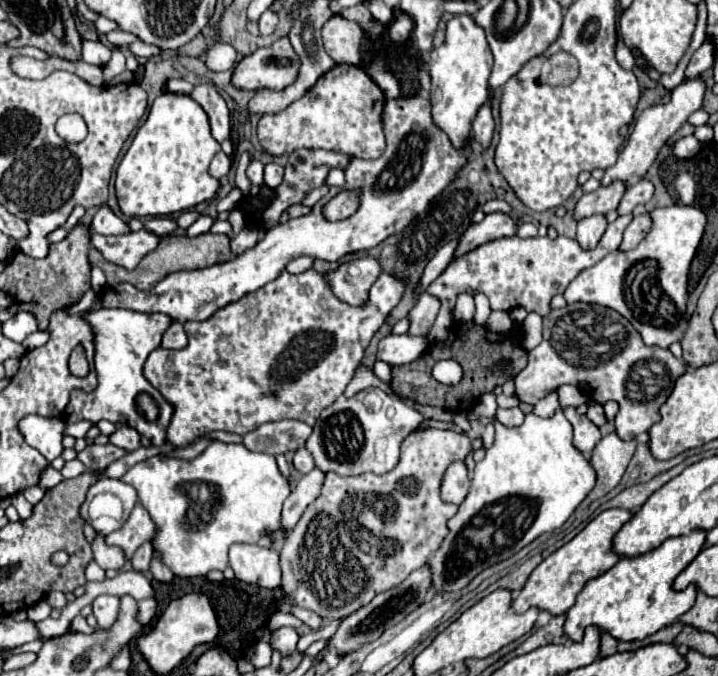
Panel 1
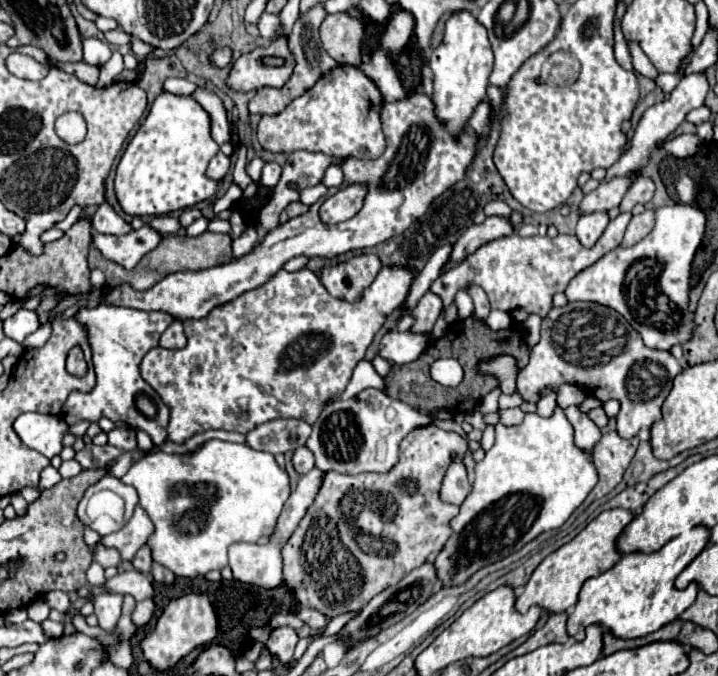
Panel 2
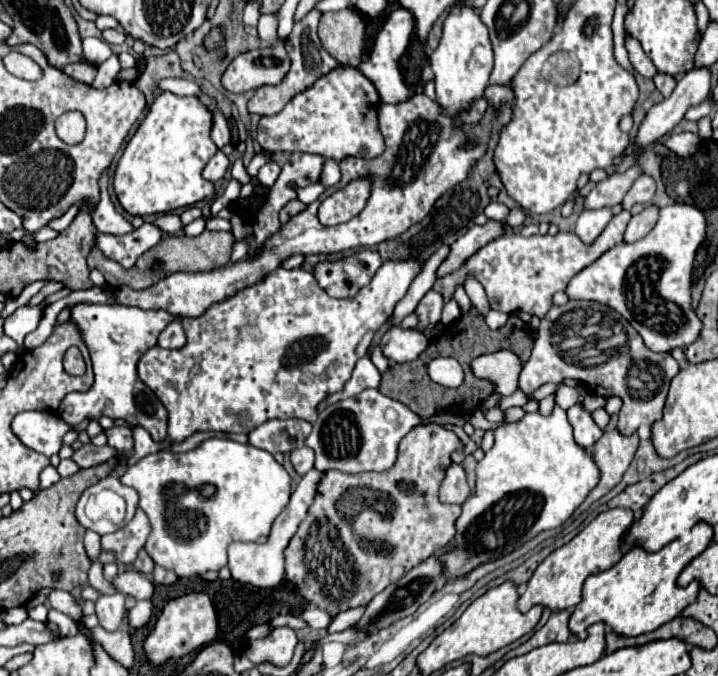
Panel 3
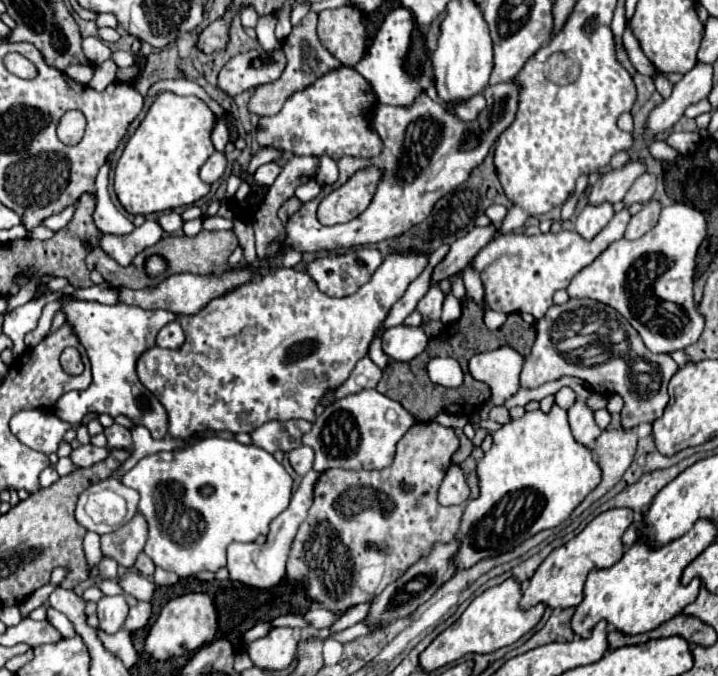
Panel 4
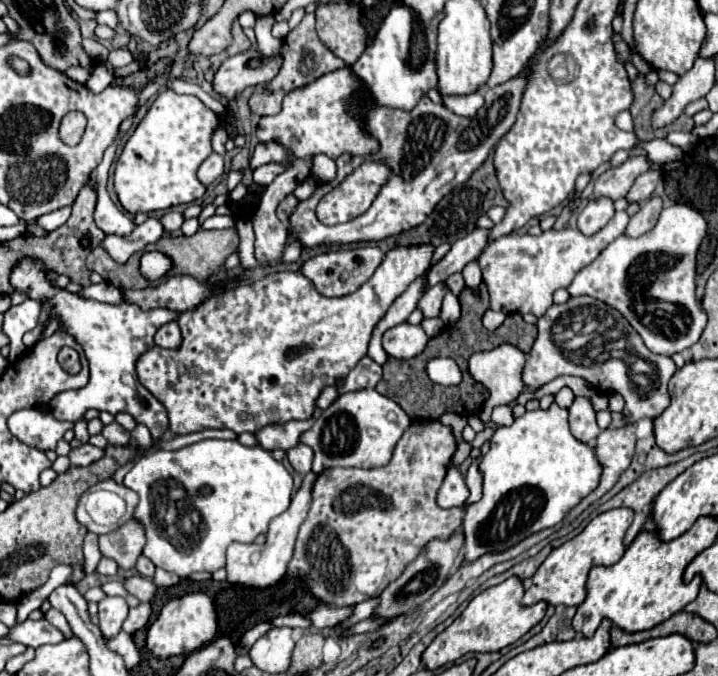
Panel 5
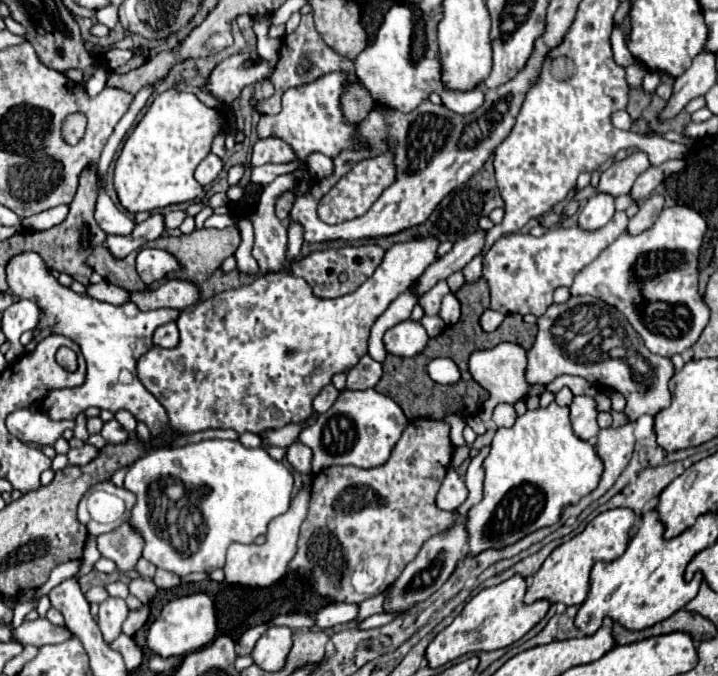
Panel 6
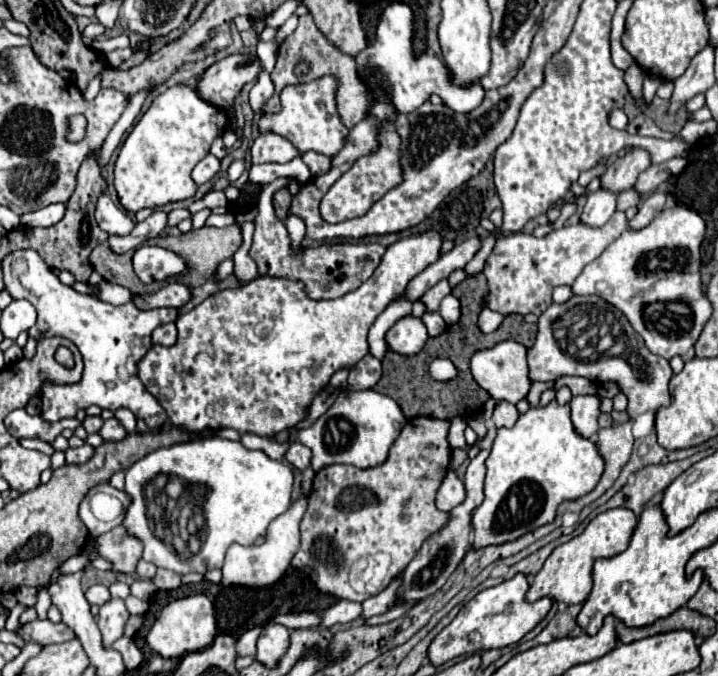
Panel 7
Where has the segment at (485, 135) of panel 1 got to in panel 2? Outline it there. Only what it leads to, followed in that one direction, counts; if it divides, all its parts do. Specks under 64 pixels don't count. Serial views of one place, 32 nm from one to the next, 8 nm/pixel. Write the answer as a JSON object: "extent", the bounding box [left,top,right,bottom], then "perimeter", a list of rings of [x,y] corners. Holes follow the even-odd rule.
{"extent":[468,100,490,134],"perimeter":[[[484,100],[476,106],[476,112],[472,112],[468,124],[476,130],[476,132],[482,132],[486,134],[490,130],[490,122],[488,122],[488,112],[490,112],[490,104]]]}

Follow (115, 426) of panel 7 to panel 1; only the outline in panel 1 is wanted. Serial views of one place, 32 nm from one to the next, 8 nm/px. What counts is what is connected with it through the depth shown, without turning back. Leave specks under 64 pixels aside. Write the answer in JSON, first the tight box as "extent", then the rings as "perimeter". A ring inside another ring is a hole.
{"extent":[110,426,140,452],"perimeter":[[[120,426],[116,432],[110,434],[110,442],[114,446],[130,452],[130,450],[140,448],[140,434],[134,428],[130,428],[130,426]]]}

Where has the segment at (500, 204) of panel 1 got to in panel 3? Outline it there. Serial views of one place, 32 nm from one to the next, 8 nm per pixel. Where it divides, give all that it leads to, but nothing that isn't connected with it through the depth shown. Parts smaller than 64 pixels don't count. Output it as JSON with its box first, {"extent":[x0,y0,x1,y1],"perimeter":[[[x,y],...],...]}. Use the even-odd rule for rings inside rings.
{"extent":[484,202,508,222],"perimeter":[[[492,202],[492,204],[488,204],[488,206],[486,206],[484,214],[486,214],[490,220],[500,220],[500,222],[504,222],[504,218],[508,216],[508,208],[506,208],[504,204]]]}

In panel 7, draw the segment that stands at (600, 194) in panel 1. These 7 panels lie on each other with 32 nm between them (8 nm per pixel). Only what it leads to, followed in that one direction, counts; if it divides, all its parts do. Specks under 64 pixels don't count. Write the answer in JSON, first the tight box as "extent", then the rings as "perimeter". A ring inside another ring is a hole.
{"extent":[602,148,650,192],"perimeter":[[[632,148],[626,152],[626,156],[616,158],[602,176],[602,188],[612,192],[624,192],[626,188],[634,186],[638,180],[638,174],[650,166],[650,152],[644,148]]]}

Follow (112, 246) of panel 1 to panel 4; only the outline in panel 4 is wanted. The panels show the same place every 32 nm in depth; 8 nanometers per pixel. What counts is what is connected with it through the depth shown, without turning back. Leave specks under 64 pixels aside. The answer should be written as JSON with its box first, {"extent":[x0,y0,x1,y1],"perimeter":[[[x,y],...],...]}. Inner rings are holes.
{"extent":[100,220,164,266],"perimeter":[[[146,220],[142,226],[134,228],[126,236],[102,236],[100,248],[118,264],[128,266],[138,252],[156,244],[162,234],[164,230],[160,228],[160,224],[156,224],[156,220]]]}

